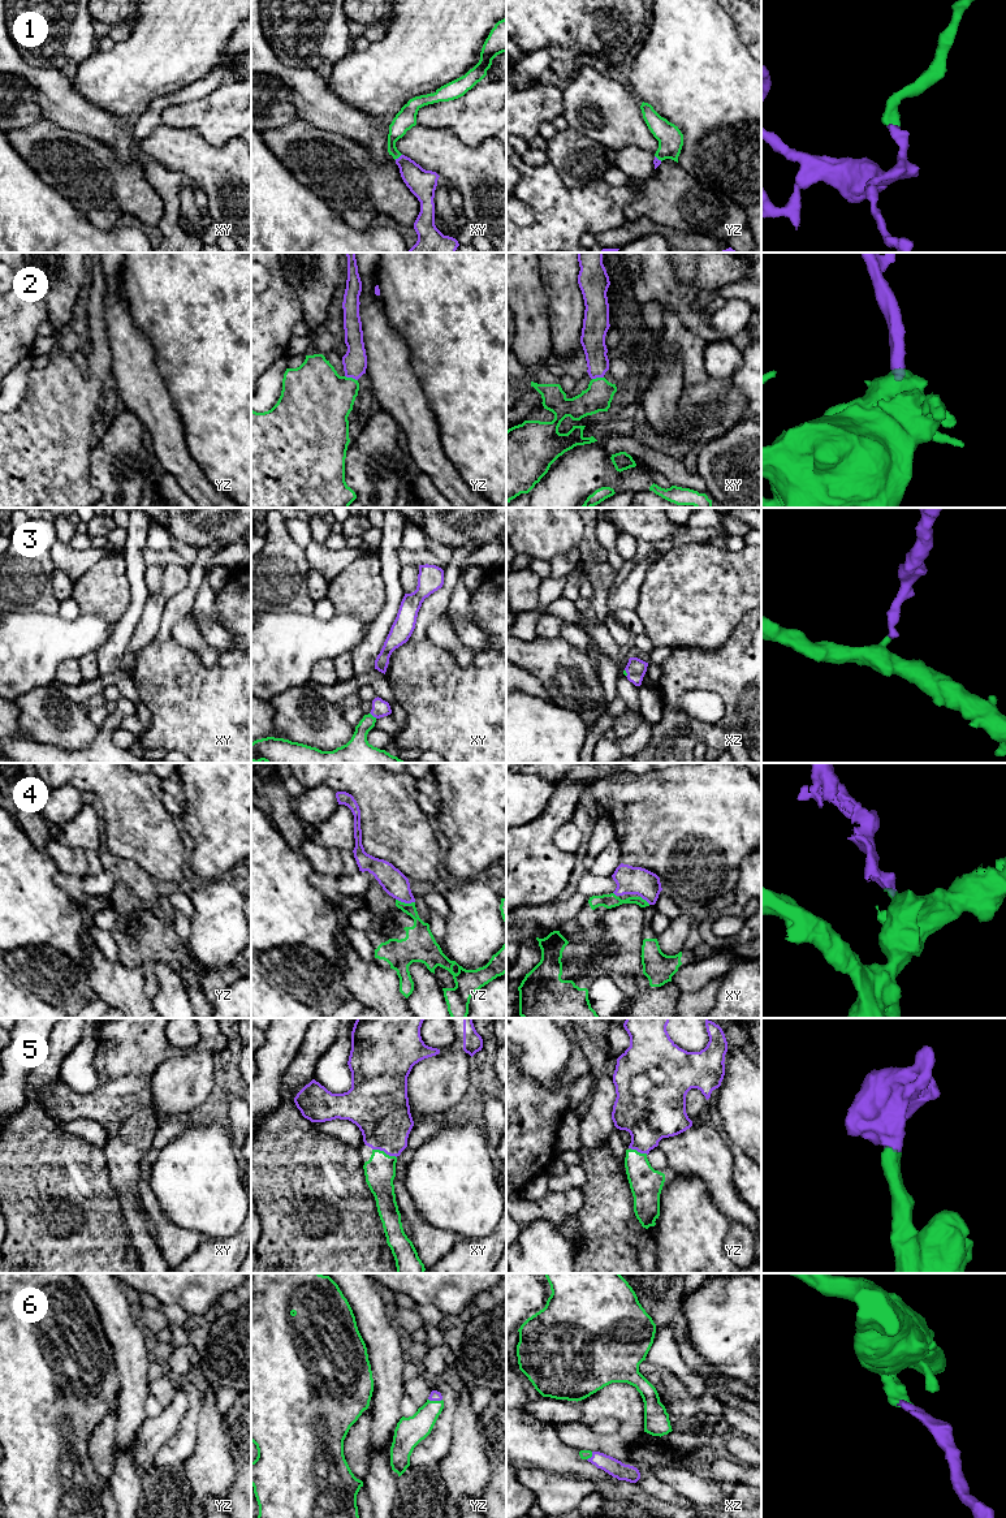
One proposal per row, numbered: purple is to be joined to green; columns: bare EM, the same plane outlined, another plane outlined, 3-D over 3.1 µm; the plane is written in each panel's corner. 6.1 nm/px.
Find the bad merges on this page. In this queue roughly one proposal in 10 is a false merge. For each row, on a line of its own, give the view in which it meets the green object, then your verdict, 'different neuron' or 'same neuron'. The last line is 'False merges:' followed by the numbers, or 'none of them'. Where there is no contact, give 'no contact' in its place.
1: meets green in xy; same neuron
2: meets green in yz; same neuron
3: meets green in xy; same neuron
4: meets green in yz; same neuron
5: meets green in xy; same neuron
6: meets green in yz; same neuron
False merges: none of them

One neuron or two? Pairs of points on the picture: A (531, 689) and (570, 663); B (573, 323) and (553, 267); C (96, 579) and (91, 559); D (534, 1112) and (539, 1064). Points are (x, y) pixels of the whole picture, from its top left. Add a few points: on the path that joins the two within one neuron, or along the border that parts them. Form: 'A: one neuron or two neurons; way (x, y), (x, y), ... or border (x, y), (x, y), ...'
A: two neurons; border (519, 667), (530, 672), (540, 682), (552, 701)
B: one neuron; way (566, 309), (560, 281)
C: two neurons; border (116, 550), (93, 564), (74, 582)
D: two neurons; border (519, 1064), (526, 1076), (545, 1087), (565, 1069)

